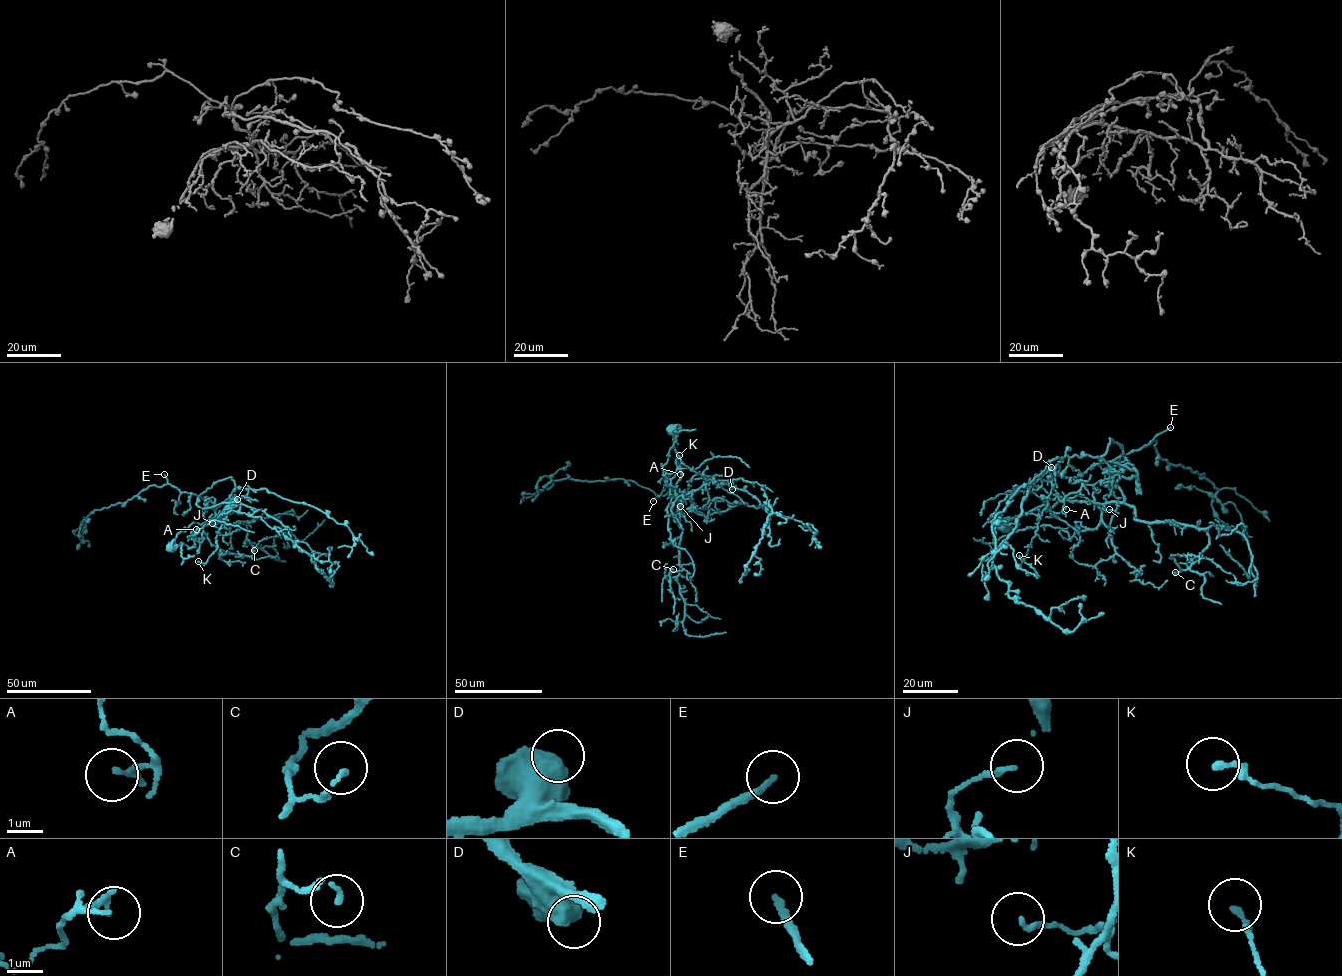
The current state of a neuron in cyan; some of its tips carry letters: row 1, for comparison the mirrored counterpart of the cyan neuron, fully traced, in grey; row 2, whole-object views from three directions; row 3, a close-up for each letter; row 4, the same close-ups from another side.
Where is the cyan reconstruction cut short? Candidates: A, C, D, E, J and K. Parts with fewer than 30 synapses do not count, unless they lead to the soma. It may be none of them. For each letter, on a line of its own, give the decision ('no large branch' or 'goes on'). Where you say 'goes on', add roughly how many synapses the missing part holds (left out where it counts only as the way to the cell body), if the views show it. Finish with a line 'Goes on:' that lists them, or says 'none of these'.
A: no large branch
C: no large branch
D: no large branch
E: goes on | 50 syn
J: no large branch
K: no large branch
Goes on: E

